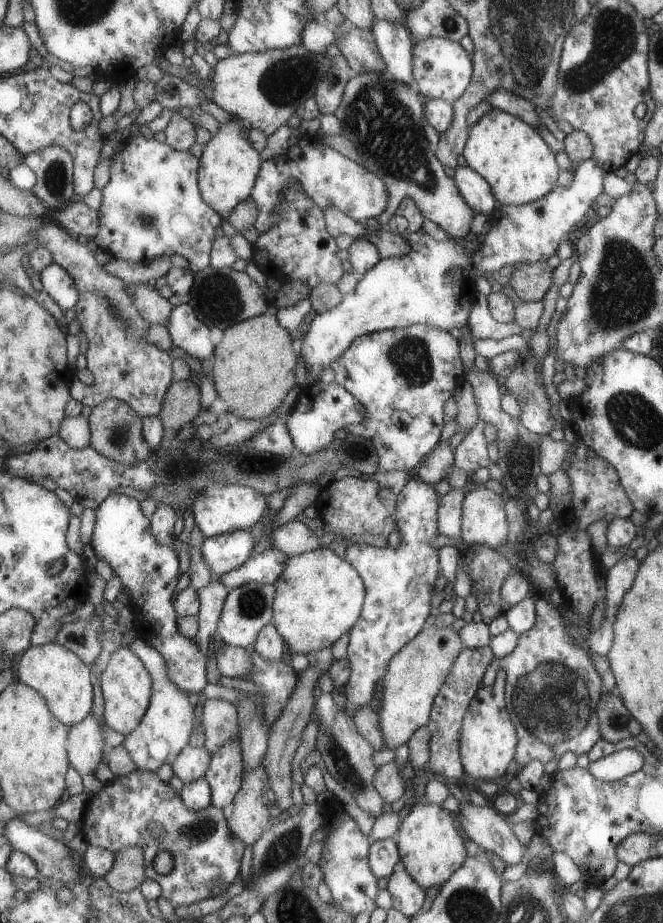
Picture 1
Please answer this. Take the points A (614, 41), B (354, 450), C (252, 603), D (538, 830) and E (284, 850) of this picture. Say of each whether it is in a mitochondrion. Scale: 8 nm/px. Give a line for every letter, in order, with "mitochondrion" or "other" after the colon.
A: mitochondrion
B: mitochondrion
C: mitochondrion
D: other
E: mitochondrion

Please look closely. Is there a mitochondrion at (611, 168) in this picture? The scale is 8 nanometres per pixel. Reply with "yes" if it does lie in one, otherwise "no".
no

